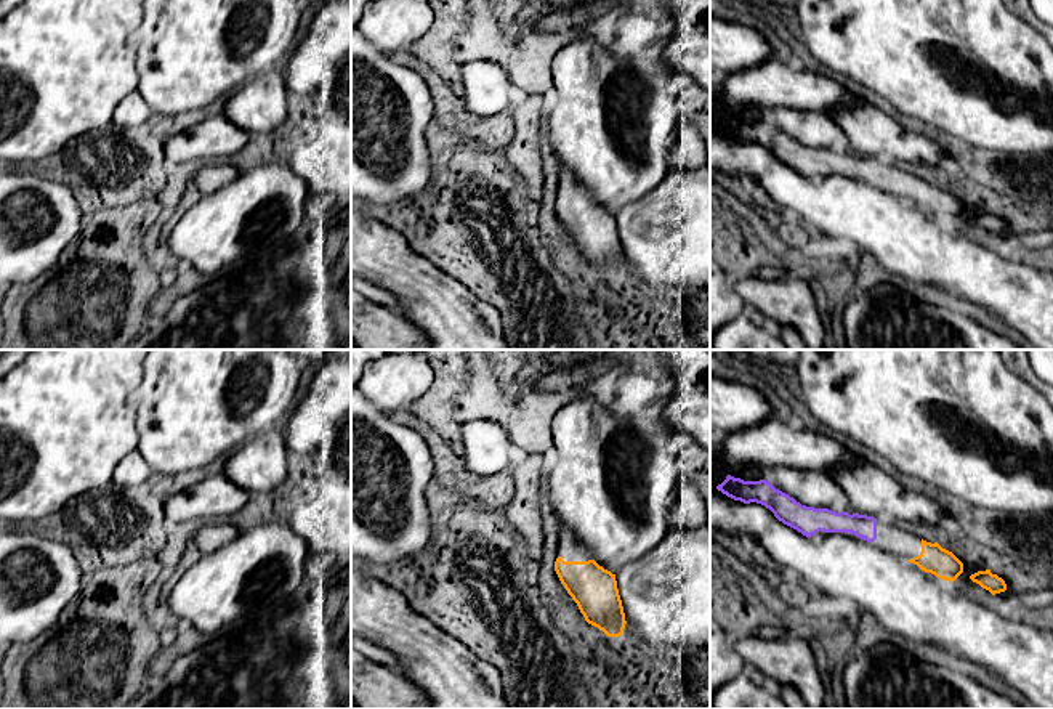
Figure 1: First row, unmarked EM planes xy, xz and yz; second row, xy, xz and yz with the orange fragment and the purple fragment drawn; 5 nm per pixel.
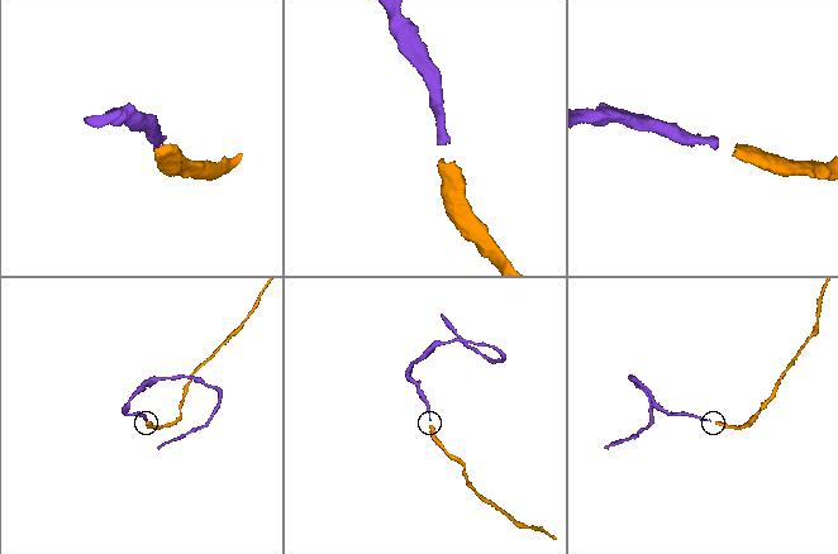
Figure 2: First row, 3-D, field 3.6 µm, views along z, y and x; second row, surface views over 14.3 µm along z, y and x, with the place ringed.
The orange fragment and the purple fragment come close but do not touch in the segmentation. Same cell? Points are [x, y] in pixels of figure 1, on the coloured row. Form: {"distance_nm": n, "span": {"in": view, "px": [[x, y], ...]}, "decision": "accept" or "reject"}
{"distance_nm": 200, "span": {"in": "yz", "px": [[907, 560], [875, 538]]}, "decision": "accept"}

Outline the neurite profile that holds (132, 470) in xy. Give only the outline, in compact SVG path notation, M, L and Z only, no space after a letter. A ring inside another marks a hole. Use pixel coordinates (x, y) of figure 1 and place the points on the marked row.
M135 449L117 464L112 481L119 486L136 486L144 483L152 473L151 465Z

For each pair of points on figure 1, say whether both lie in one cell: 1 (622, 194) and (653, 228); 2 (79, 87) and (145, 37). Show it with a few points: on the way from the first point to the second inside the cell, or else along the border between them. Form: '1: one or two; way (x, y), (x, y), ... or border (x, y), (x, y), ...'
1: two; border (661, 180), (621, 209)
2: two; border (143, 16), (129, 39), (138, 74), (137, 84)

